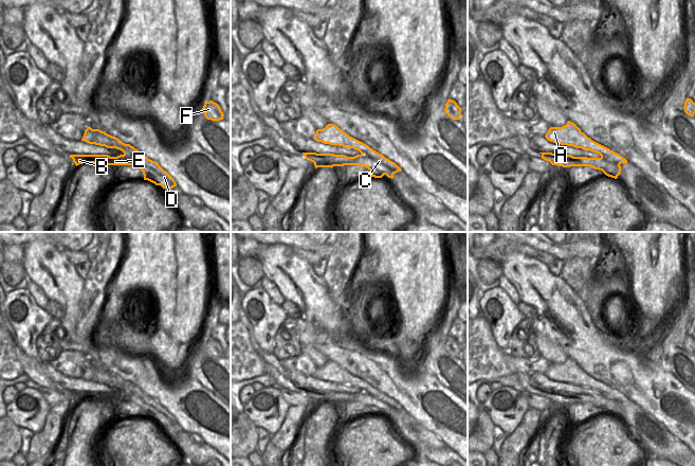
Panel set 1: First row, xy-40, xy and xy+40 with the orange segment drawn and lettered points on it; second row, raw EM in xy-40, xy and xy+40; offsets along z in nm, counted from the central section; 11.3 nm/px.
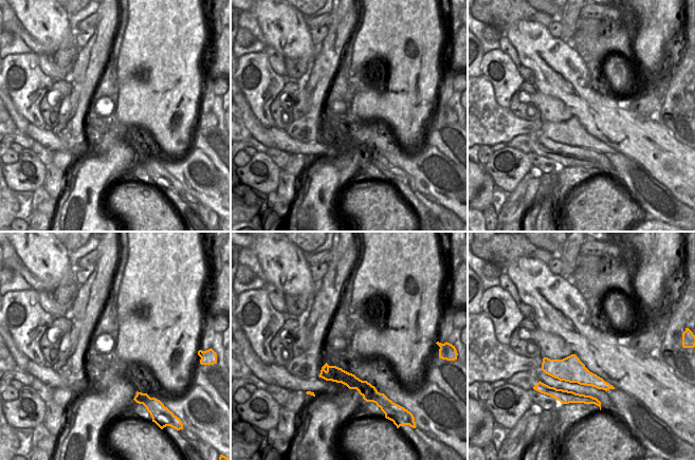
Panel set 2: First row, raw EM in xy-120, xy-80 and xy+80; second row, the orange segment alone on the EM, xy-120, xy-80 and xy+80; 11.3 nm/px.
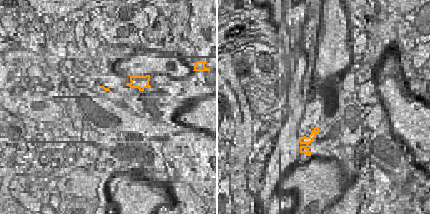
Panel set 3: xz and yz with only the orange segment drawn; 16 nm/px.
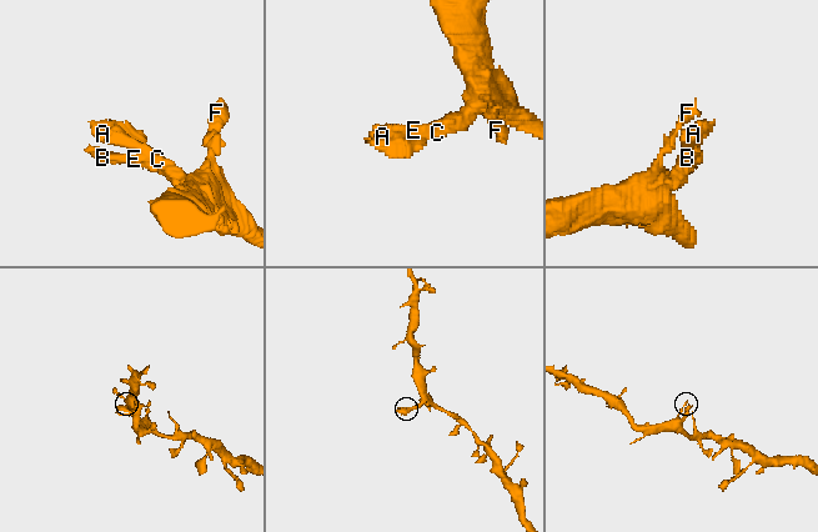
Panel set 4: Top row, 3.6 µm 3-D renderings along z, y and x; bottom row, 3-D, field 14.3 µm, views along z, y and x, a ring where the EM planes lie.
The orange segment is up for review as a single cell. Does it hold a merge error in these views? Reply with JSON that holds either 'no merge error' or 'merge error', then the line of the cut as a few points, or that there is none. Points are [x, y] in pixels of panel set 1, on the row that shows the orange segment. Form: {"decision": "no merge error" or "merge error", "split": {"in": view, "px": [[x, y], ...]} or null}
{"decision": "no merge error", "split": null}

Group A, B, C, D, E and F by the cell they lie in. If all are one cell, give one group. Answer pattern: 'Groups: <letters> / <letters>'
Groups: A B C D E F.

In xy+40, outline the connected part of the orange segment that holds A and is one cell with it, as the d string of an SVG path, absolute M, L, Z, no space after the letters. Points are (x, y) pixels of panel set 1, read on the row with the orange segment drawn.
M568 121L562 127L550 127L546 133L546 139L561 145L573 146L599 154L600 158L573 157L571 155L539 153L542 159L549 161L552 165L570 166L590 166L602 171L606 176L617 179L621 174L621 163L627 160L609 148L592 141L572 122Z

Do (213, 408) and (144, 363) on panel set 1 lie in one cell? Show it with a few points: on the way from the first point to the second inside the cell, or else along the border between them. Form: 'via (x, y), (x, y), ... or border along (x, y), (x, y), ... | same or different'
via (196, 408), (181, 394), (174, 393), (161, 380) | same

